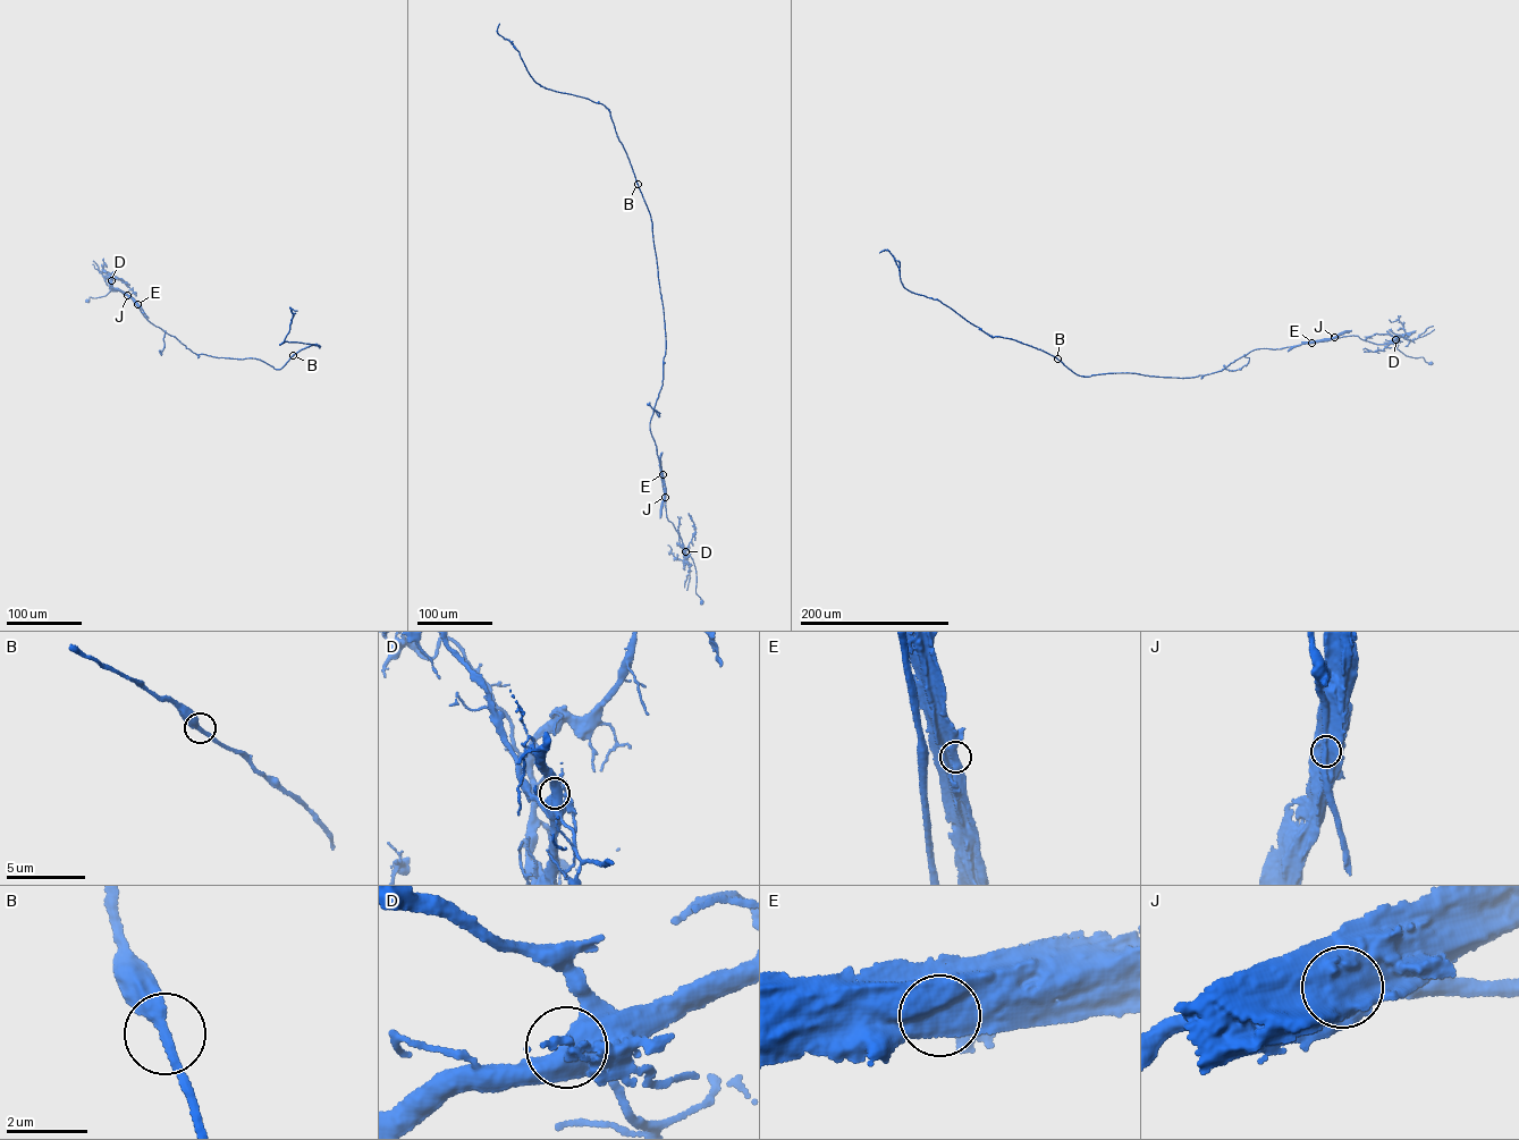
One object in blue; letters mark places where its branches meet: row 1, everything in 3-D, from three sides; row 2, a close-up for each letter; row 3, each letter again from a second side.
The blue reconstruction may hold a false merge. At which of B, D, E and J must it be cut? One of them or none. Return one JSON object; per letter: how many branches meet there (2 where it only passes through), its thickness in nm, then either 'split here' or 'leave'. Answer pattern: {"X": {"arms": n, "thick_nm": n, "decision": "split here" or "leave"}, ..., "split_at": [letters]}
{"B": {"arms": 2, "thick_nm": 340, "decision": "leave"}, "D": {"arms": 2, "thick_nm": 600, "decision": "leave"}, "E": {"arms": 1, "thick_nm": 1150, "decision": "leave"}, "J": {"arms": 1, "thick_nm": 1100, "decision": "split here"}, "split_at": ["J"]}

